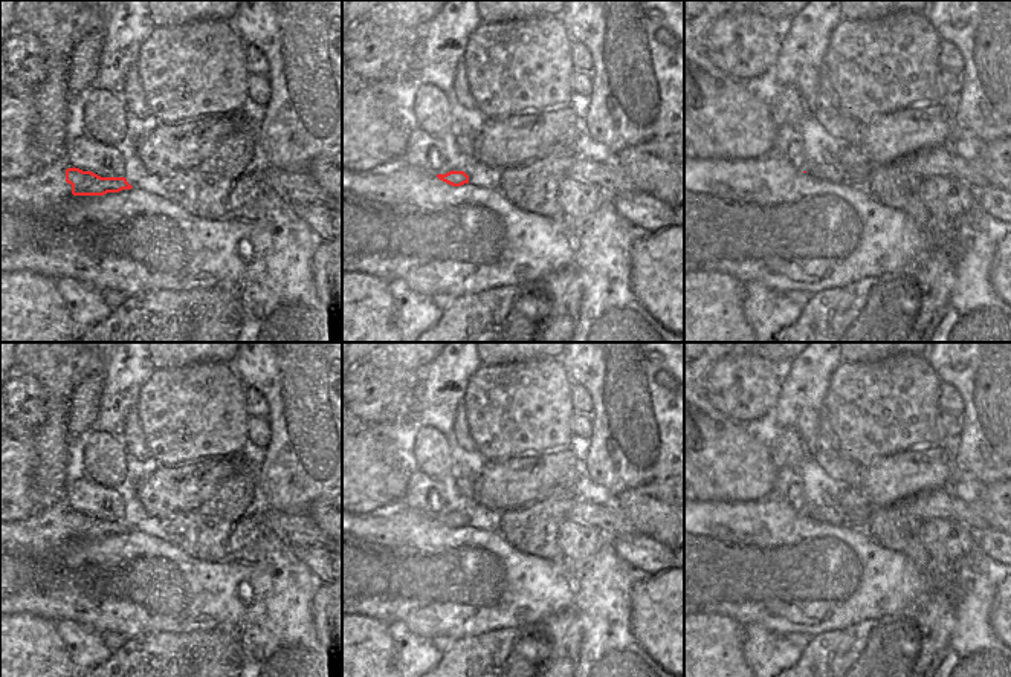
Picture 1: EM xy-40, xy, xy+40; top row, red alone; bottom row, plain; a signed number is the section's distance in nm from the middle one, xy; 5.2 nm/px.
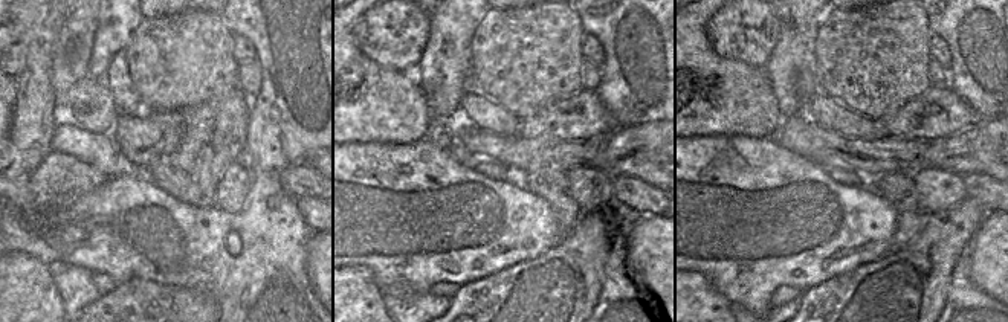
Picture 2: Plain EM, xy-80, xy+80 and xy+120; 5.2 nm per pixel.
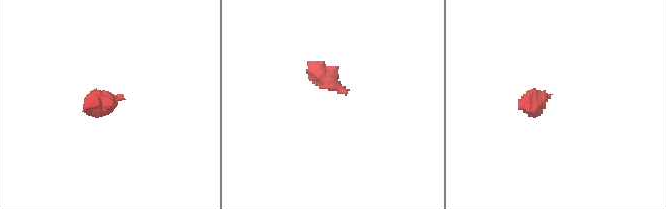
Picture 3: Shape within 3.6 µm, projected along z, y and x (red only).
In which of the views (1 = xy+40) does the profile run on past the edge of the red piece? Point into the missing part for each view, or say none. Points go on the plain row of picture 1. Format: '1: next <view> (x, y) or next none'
1: next none

